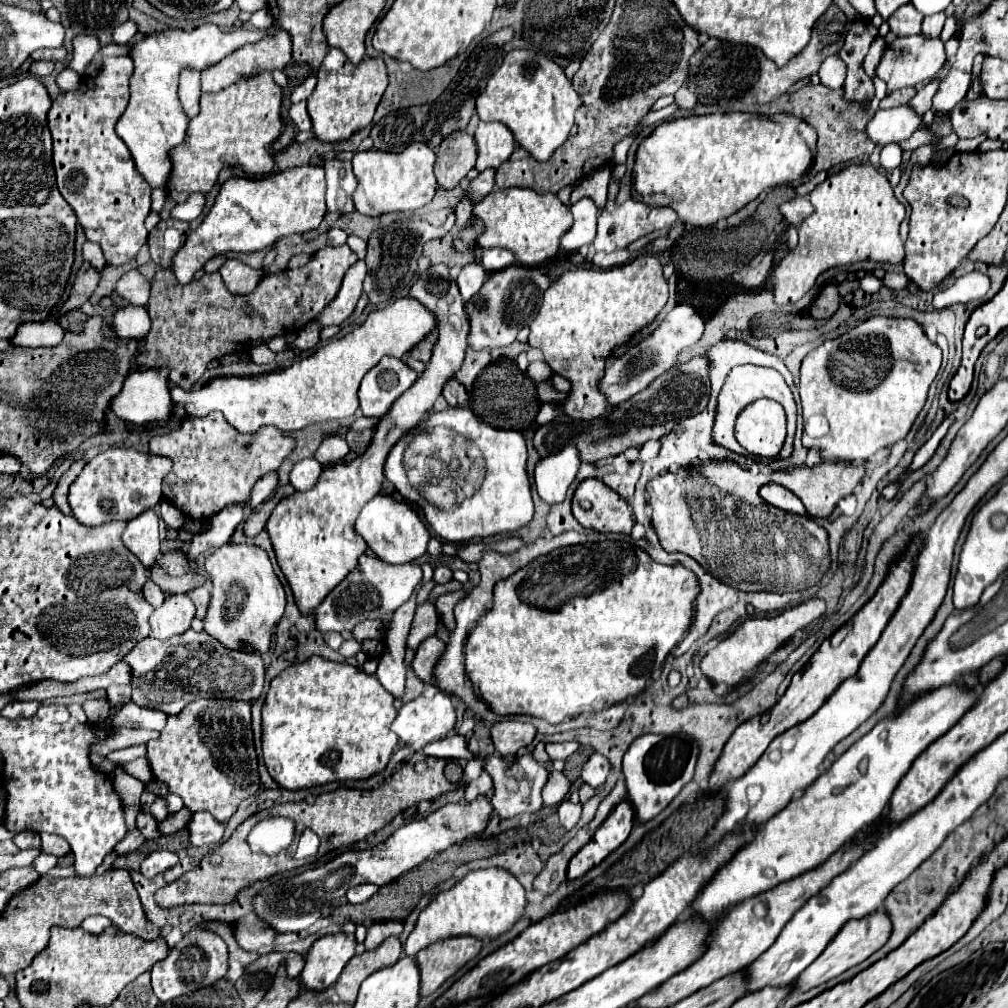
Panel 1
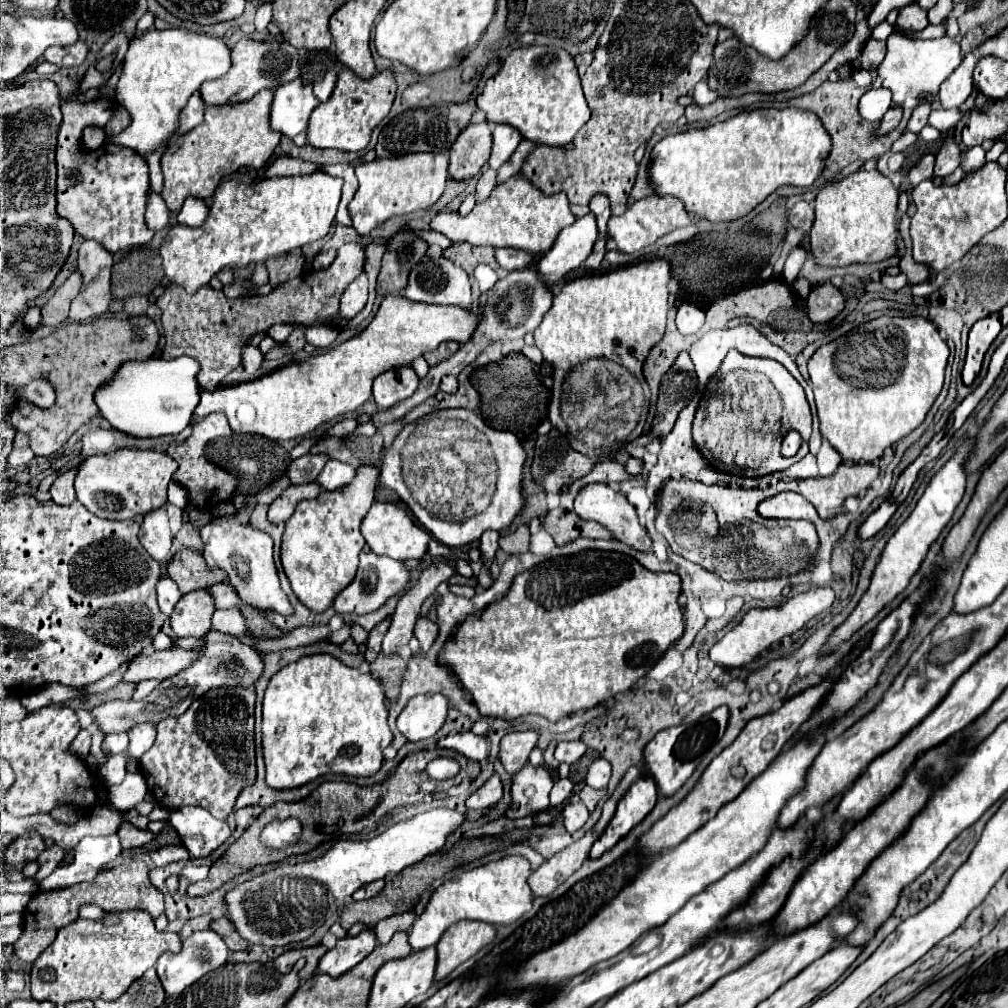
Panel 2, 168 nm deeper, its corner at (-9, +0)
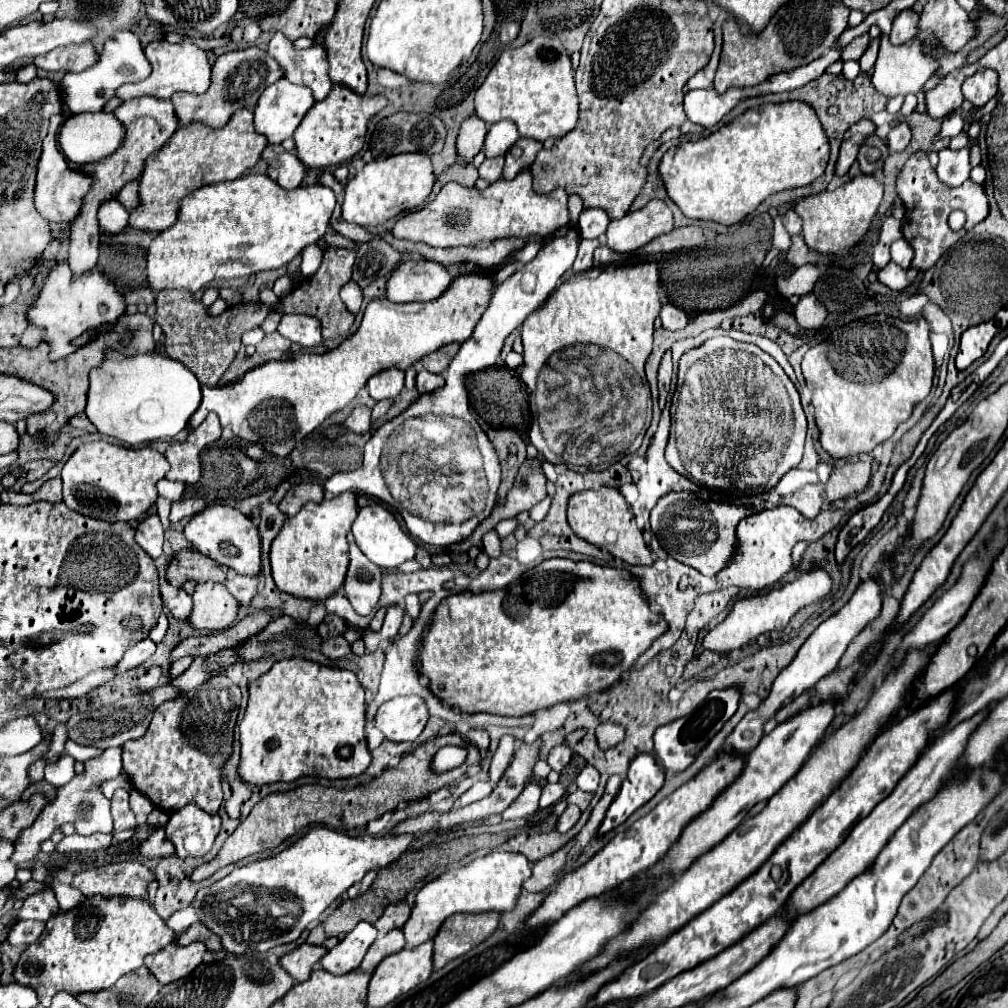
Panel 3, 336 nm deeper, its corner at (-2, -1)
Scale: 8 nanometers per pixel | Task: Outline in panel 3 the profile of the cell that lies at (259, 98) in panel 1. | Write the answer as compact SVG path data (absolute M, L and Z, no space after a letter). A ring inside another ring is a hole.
M239 110L239 114L235 114L235 118L231 118L231 122L219 130L207 130L207 126L181 126L161 150L153 152L145 160L143 172L139 176L139 206L129 214L129 226L141 232L163 232L169 226L173 226L177 218L179 202L183 196L191 194L203 184L235 180L241 174L245 174L249 168L253 168L255 162L261 158L261 152L265 150L267 140L255 132L251 114L253 114L251 110Z

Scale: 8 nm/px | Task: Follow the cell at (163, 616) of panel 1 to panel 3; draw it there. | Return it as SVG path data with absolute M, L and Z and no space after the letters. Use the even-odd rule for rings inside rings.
M201 582L193 594L193 612L189 622L201 630L225 630L233 624L241 604L219 582Z

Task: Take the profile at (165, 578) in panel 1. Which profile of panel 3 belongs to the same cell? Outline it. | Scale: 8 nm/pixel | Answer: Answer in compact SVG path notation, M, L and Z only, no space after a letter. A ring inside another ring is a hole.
M181 550L173 556L167 568L167 580L171 586L183 586L183 582L207 582L207 580L225 580L227 568L213 562L211 558L199 554L197 550Z

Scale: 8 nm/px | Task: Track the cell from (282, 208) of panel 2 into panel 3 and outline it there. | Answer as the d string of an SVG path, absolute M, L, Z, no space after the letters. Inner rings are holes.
M247 174L231 182L201 186L179 202L177 222L151 242L147 250L149 288L153 290L153 294L165 288L181 288L195 294L209 286L213 280L231 280L287 266L305 246L315 244L323 238L333 208L335 194L331 188L321 184L283 190L269 176Z

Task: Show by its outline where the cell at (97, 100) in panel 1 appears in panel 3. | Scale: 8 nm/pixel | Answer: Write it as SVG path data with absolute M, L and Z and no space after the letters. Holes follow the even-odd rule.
M63 114L51 116L49 120L49 132L43 140L43 150L39 156L39 164L37 164L37 178L35 178L35 208L37 212L49 220L49 222L73 222L75 214L79 214L79 206L83 202L83 196L87 194L87 190L91 190L91 178L87 174L69 170L59 146L57 146L57 130L59 126L63 126Z

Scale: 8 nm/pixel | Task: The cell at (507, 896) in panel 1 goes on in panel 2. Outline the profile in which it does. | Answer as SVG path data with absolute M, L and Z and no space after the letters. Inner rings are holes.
M512 855L500 861L478 865L464 871L460 877L442 883L430 897L424 913L414 921L410 931L410 945L414 951L432 947L440 941L442 933L462 919L484 921L490 925L510 925L532 909L532 891L528 887L530 863L524 857Z

